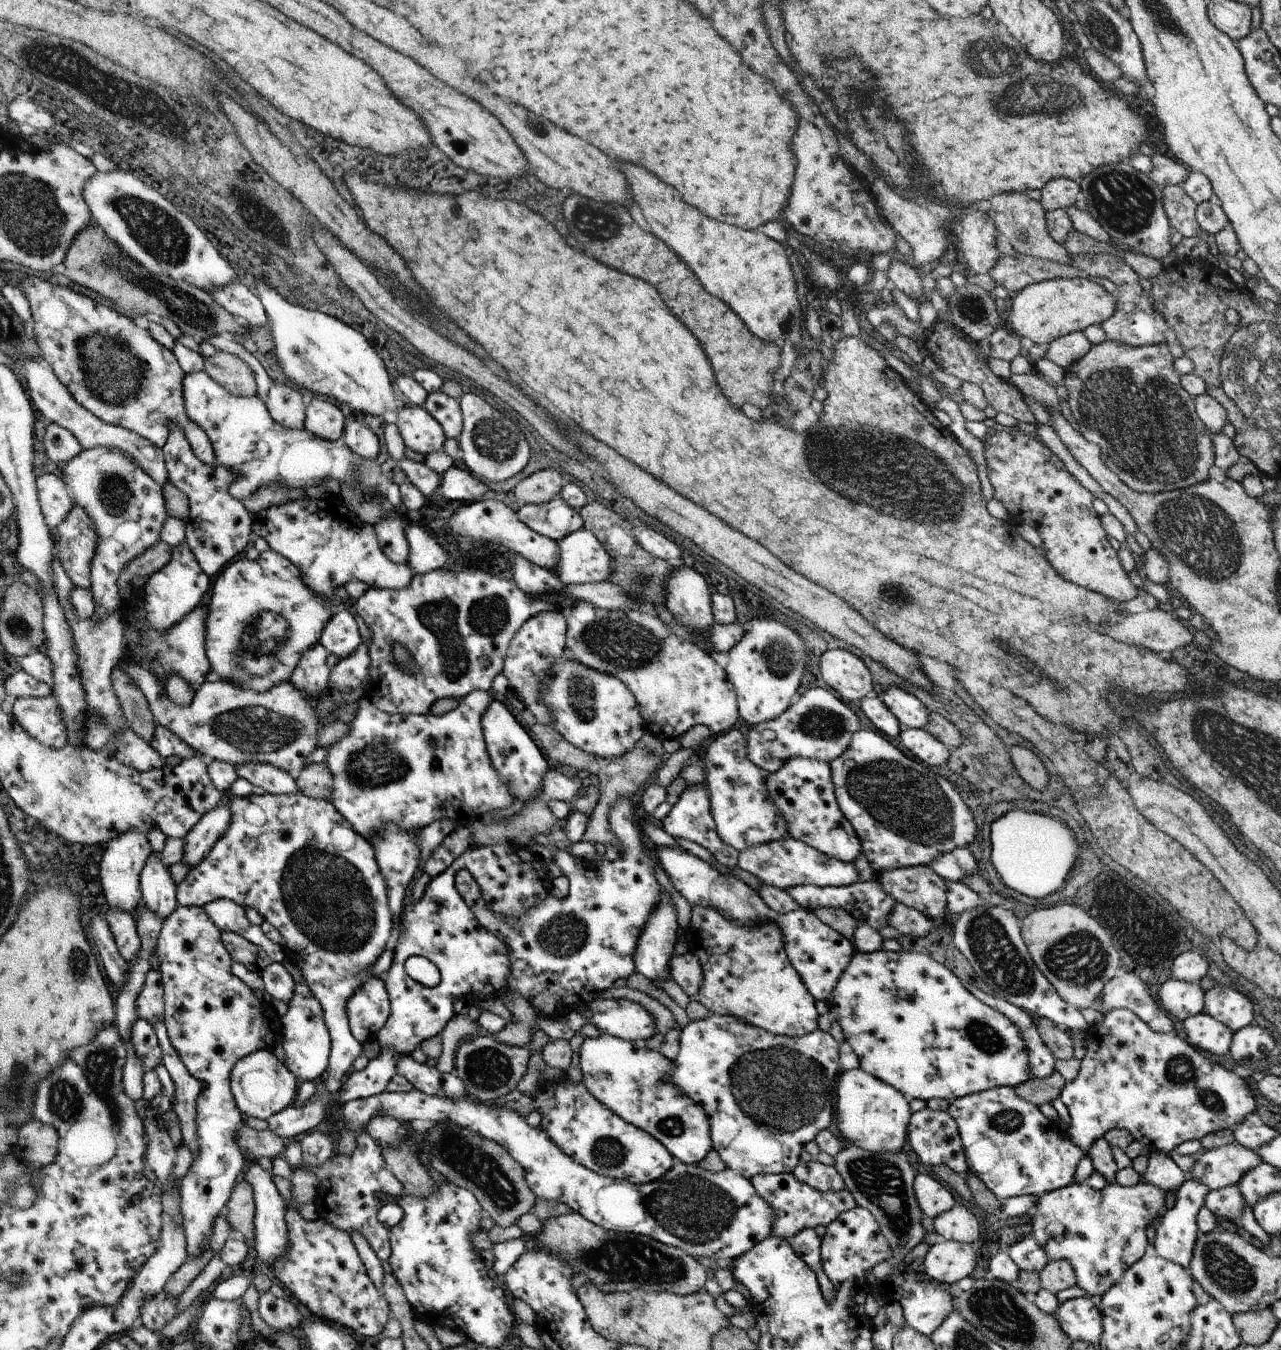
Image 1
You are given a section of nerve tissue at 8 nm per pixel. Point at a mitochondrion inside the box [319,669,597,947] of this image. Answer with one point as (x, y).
(375, 765)

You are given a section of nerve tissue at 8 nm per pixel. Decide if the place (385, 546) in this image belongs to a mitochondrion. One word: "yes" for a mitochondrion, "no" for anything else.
no

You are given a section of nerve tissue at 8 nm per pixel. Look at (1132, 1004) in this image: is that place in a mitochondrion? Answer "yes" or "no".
no

